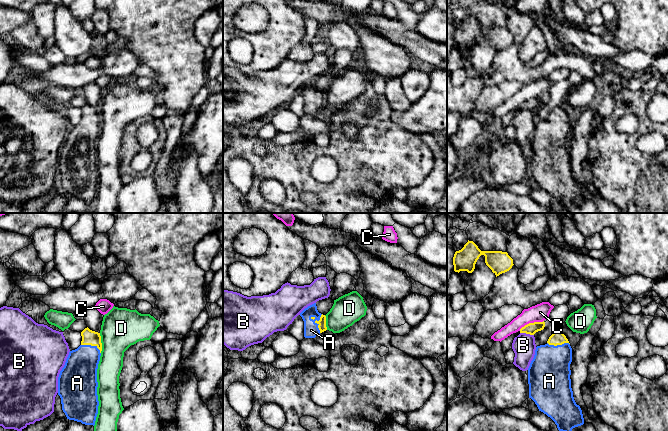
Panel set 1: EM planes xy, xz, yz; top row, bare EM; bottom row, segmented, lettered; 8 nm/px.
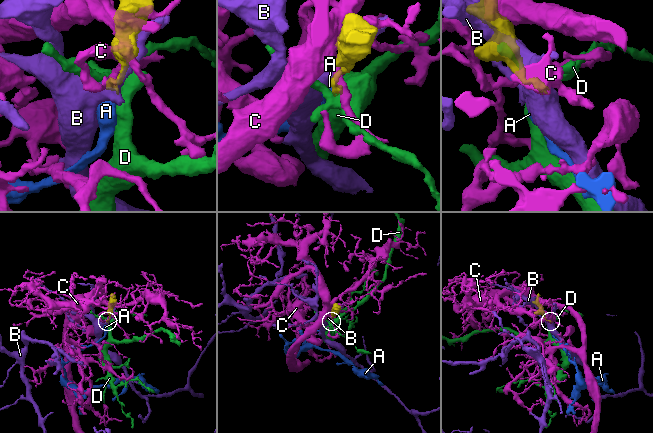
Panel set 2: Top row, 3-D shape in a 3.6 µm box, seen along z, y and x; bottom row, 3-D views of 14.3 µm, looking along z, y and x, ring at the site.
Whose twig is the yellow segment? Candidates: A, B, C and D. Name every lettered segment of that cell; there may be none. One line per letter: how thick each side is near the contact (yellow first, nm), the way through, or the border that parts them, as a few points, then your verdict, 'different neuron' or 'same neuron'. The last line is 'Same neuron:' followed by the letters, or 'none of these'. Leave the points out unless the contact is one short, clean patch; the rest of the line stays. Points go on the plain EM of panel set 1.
A: calibres 70 and 120 nm; way xz (322, 103), (317, 99), (311, 106); same neuron
B: calibres 90 and 180 nm; different neuron
C: calibres 90 and 140 nm; different neuron
D: calibres 120 and 320 nm; border xy (99, 109), (101, 128); different neuron
Same neuron: A

